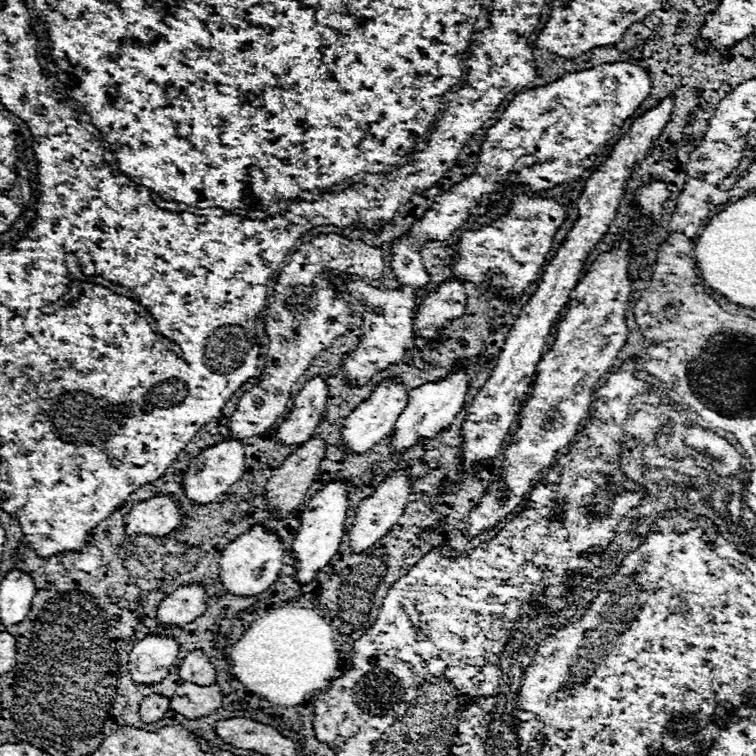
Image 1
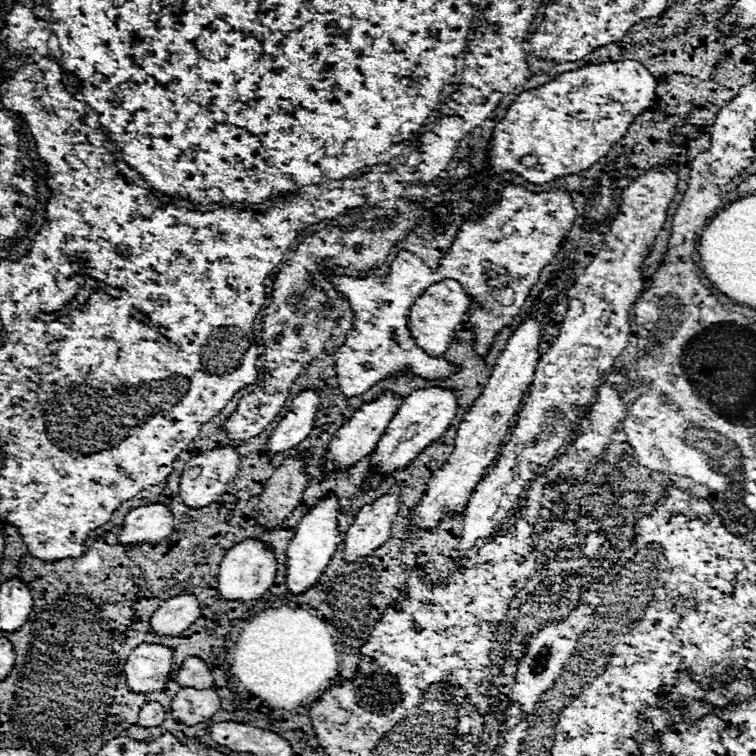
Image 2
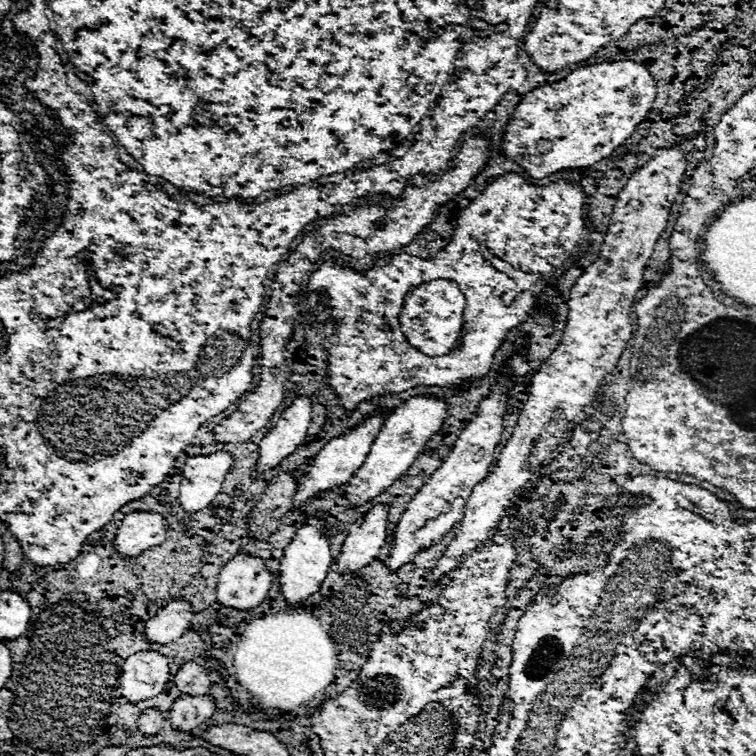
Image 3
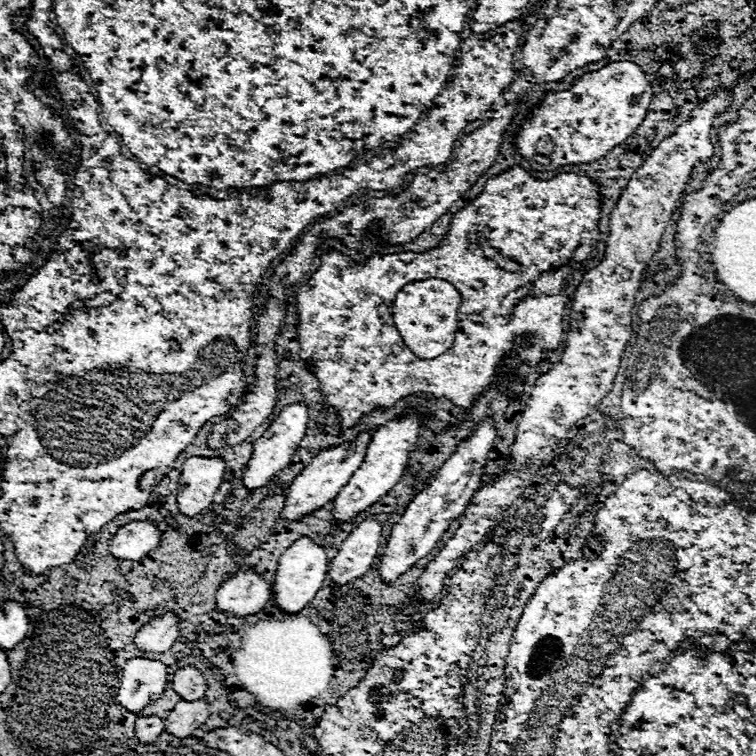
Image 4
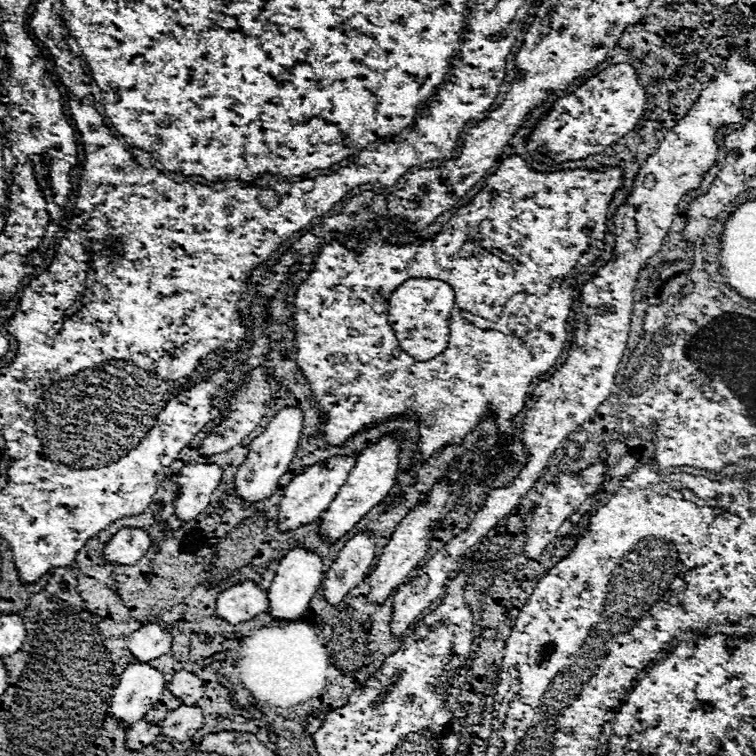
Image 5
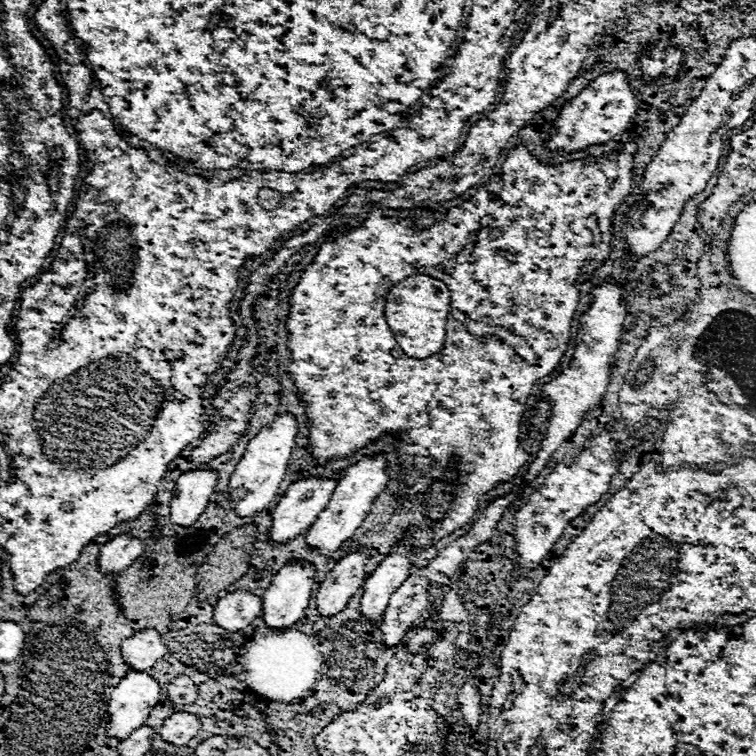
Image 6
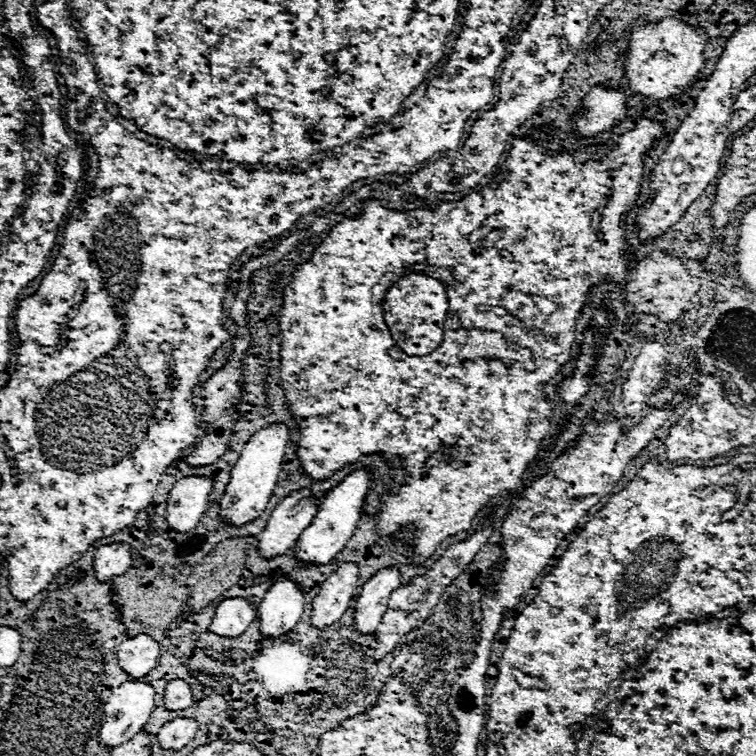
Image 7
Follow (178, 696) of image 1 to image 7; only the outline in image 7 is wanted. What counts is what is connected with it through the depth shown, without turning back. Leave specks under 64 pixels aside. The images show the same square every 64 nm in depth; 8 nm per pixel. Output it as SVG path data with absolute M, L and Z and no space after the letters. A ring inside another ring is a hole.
M174 718L160 728L158 740L166 750L180 750L196 736L196 732L198 722L194 718Z

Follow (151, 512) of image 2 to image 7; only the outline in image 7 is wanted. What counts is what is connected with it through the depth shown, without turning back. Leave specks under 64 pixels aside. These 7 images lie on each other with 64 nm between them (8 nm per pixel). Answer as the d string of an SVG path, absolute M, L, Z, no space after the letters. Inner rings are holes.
M114 542L114 544L106 544L96 548L96 556L94 556L94 572L96 578L102 582L124 574L130 568L132 562L132 550L130 544L122 544L122 542Z

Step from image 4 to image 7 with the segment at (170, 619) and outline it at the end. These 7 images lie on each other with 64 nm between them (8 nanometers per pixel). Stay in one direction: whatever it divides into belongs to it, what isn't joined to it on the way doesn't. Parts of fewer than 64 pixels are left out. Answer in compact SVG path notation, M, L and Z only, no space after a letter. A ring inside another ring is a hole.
M148 634L128 638L118 646L120 666L134 678L144 678L158 664L158 658L160 644Z

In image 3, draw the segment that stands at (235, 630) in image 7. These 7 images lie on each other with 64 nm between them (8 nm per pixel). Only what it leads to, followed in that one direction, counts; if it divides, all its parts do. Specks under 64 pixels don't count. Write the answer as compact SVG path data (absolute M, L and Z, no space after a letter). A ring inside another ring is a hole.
M238 552L224 564L218 578L218 602L248 610L258 606L272 586L272 572L260 556Z

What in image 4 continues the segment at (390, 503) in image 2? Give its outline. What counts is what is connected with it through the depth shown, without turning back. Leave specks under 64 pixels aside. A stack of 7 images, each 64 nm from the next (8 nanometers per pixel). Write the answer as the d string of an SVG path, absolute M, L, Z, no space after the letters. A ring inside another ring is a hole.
M368 516L360 522L344 540L338 556L332 558L328 574L336 584L346 584L354 578L360 578L378 556L382 540L382 524L378 516Z

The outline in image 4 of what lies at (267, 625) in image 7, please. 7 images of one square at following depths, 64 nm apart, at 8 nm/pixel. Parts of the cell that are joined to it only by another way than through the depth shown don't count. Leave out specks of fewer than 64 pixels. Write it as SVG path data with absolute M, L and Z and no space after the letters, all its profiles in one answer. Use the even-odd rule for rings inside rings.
M308 536L298 538L280 558L278 570L276 570L276 580L274 580L274 594L276 594L276 604L288 612L296 614L302 608L308 606L308 602L316 596L316 592L322 588L322 582L328 574L328 556L322 546L312 542Z

